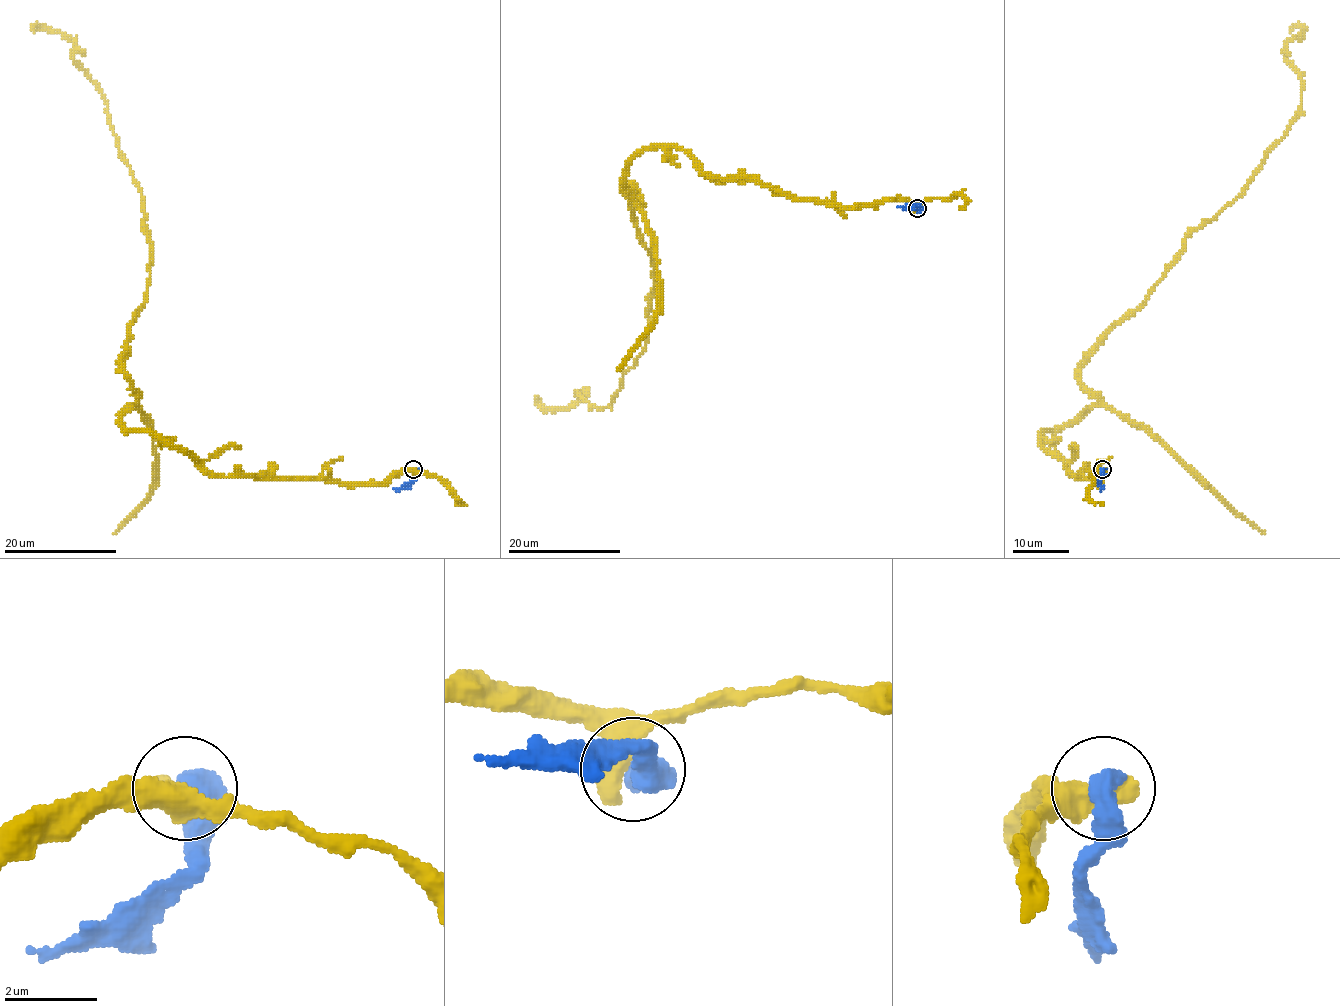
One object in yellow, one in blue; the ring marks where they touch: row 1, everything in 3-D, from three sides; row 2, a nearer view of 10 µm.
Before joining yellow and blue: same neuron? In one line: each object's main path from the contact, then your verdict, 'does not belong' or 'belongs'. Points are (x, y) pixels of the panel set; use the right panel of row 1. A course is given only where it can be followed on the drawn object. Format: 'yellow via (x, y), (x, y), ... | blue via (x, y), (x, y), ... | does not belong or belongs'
yellow via (1101, 469), (1073, 476), (1042, 432), (1101, 403), (1081, 364), (1288, 128), (1289, 31) | blue via (1102, 469), (1101, 489) | does not belong

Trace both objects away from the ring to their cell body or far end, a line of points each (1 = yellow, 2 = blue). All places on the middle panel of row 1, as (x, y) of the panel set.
1: (918, 207), (793, 200), (640, 151), (625, 186), (650, 254), (646, 347), (611, 407), (537, 395)
2: (918, 208), (916, 206), (898, 207)

